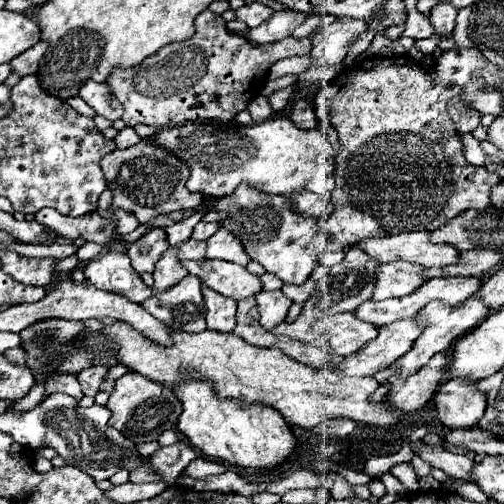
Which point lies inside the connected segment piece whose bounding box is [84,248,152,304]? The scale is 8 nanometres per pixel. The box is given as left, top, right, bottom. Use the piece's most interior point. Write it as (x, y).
(111, 270)

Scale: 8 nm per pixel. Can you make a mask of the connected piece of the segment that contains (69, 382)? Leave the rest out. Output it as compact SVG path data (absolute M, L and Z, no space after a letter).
M60 374L60 376L48 378L48 382L46 382L46 390L48 390L48 394L52 394L52 392L64 392L64 394L74 396L76 400L82 398L80 384L78 384L76 376L70 376L70 374Z

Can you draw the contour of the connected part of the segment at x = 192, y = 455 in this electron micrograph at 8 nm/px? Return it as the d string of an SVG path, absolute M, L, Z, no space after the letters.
M178 440L172 446L160 448L156 454L150 456L150 460L154 462L156 474L160 474L172 486L176 482L176 478L182 474L182 470L198 456L202 456L202 454L196 448L192 448L184 440Z

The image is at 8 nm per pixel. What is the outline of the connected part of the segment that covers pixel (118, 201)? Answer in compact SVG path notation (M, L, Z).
M140 140L126 150L106 154L100 160L100 168L108 182L108 190L112 190L112 206L134 214L140 224L150 222L160 214L198 208L202 202L202 194L188 192L184 186L188 178L186 166L182 166L182 162L178 162L172 154L166 154L166 150L158 150L146 140Z

